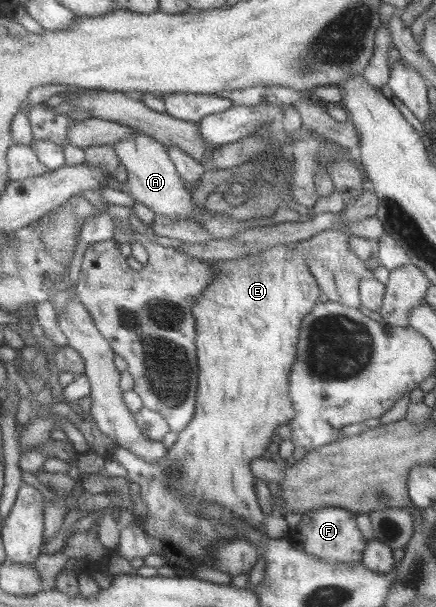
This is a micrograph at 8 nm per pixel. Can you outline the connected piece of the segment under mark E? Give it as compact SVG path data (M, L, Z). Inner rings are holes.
M283 243L256 256L215 261L212 264L214 280L193 307L199 330L200 386L197 413L190 425L179 433L179 440L169 447L169 454L157 464L149 464L115 442L106 449L98 449L127 470L127 478L140 486L140 496L147 504L146 517L135 519L127 528L121 528L119 547L115 549L119 554L117 556L130 561L145 558L149 554L161 555L165 558L165 565L173 568L176 576L195 576L197 566L202 564L213 567L213 543L221 539L239 538L239 532L233 526L227 526L221 518L203 516L200 512L209 505L227 507L235 517L245 519L253 527L264 526L269 536L292 539L293 528L284 515L263 512L255 492L256 476L251 468L251 463L263 457L269 448L275 428L281 424L289 425L297 417L291 398L291 369L297 361L304 318L320 302L321 290L309 270L306 258L291 245ZM113 445L115 449L111 452L109 449Z

